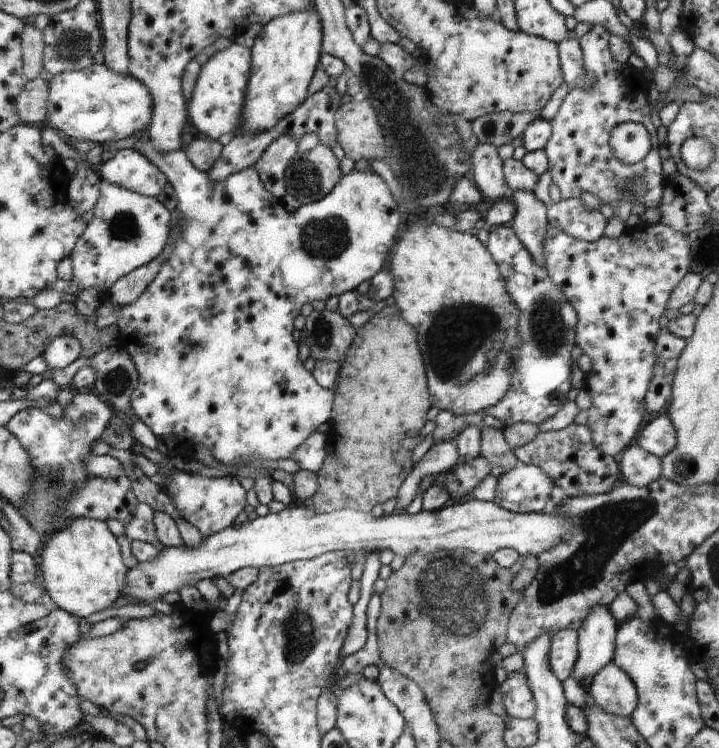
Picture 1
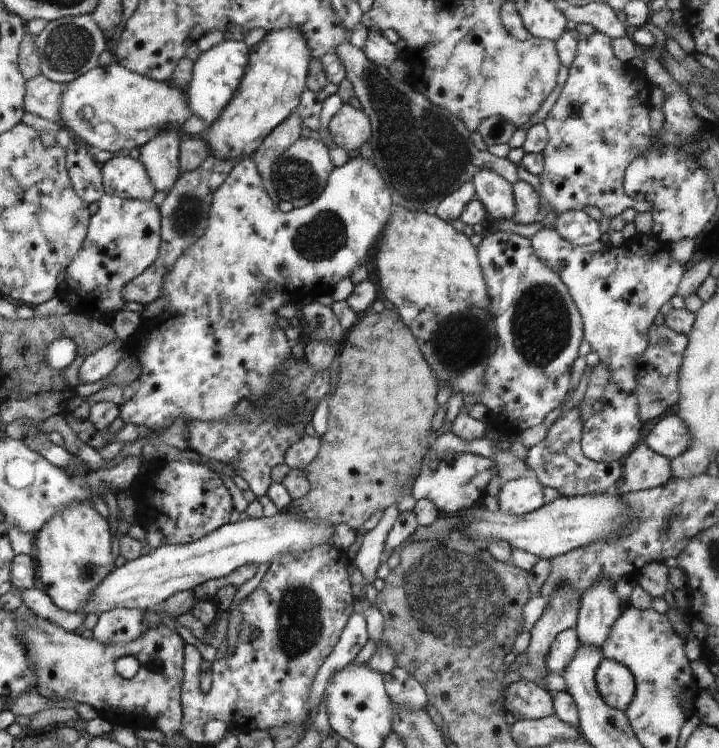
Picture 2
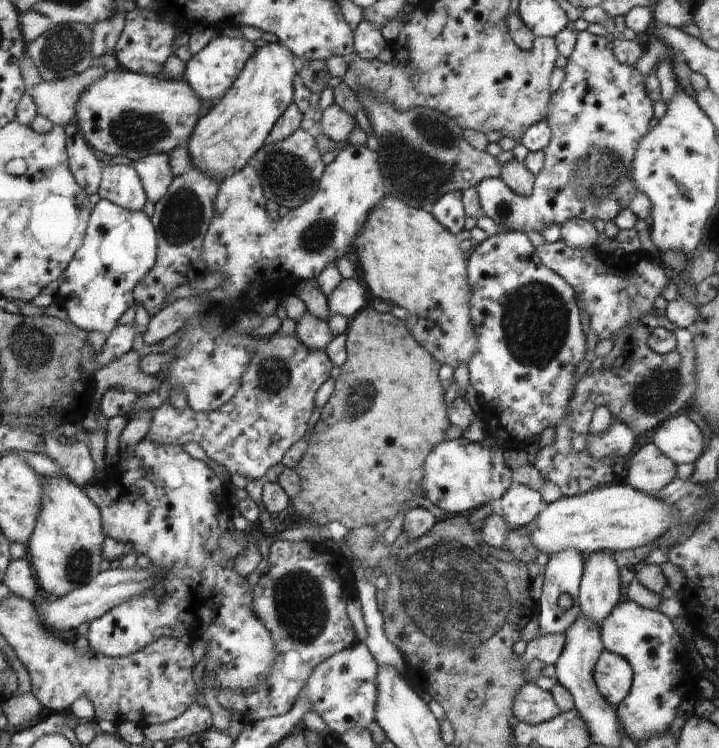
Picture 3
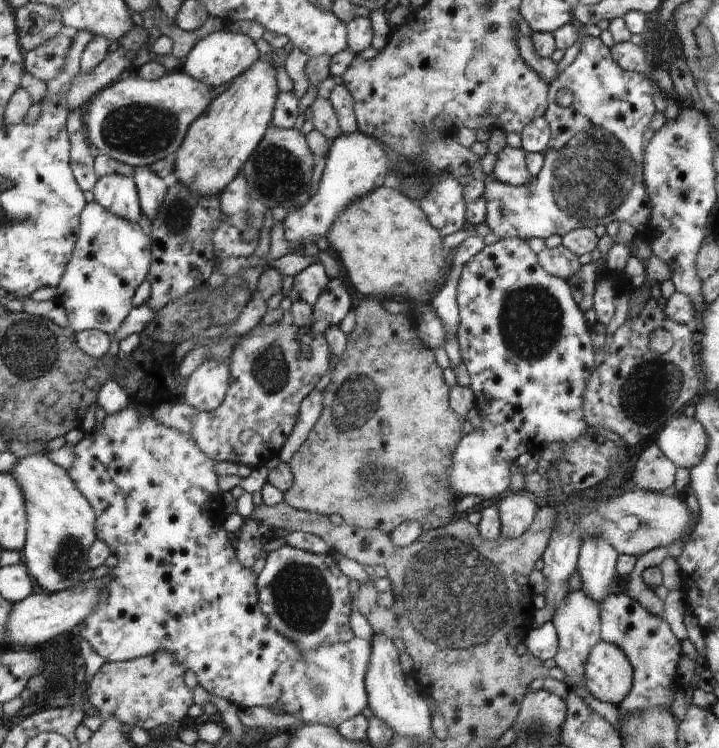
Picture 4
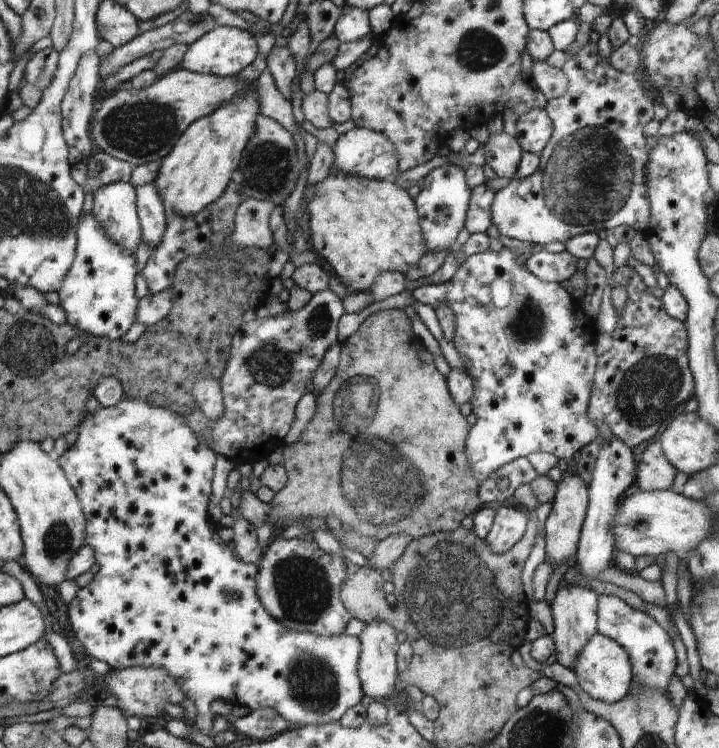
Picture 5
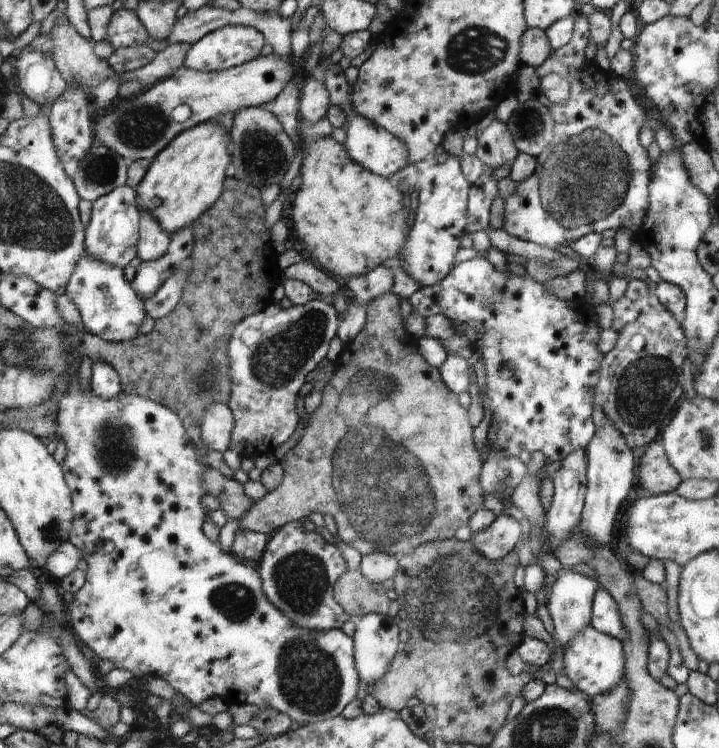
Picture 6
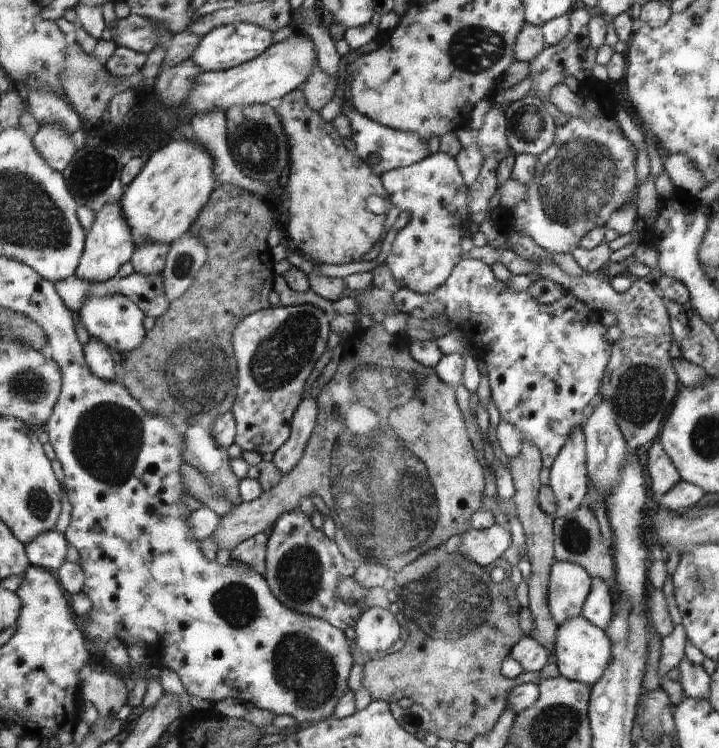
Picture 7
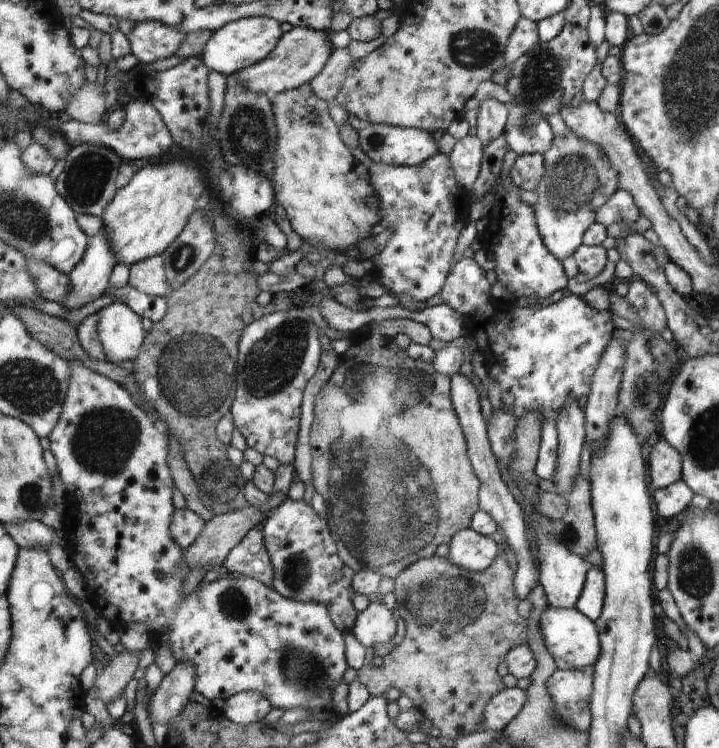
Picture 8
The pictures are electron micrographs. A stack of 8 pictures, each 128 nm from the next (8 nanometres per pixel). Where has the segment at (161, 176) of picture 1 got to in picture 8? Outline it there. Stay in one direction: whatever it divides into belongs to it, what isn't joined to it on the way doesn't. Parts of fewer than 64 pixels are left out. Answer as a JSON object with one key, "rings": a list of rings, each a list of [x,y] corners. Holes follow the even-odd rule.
{"rings":[[[104,230],[91,237],[87,254],[79,262],[74,272],[68,273],[69,291],[63,304],[67,311],[81,309],[84,305],[94,302],[105,293],[108,279],[116,265],[114,244]]]}

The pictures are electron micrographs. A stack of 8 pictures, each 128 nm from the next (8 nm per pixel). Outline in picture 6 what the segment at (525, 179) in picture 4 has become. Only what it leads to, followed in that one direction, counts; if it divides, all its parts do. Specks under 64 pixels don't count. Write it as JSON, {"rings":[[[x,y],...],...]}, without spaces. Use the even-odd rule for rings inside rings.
{"rings":[[[498,119],[493,120],[477,137],[475,155],[484,167],[495,170],[504,164],[512,165],[518,153],[507,124]]]}

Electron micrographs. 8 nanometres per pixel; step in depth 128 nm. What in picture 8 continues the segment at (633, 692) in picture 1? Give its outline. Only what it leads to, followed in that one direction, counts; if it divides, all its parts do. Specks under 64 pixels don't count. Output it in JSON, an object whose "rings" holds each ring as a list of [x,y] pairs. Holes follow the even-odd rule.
{"rings":[[[549,604],[540,617],[539,626],[544,644],[554,657],[558,669],[594,669],[601,656],[602,646],[598,627],[587,615],[576,610],[575,606],[565,609],[554,608]]]}

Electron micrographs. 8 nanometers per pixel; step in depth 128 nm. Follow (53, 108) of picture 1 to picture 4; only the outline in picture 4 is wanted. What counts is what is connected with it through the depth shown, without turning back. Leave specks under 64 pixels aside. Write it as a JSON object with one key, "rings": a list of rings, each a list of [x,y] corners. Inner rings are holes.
{"rings":[[[182,69],[170,70],[158,80],[140,78],[132,70],[106,86],[104,90],[100,90],[94,97],[86,104],[84,121],[87,139],[100,153],[135,168],[150,167],[153,162],[174,156],[183,146],[188,129],[207,112],[214,101],[212,87],[205,82],[198,82]]]}

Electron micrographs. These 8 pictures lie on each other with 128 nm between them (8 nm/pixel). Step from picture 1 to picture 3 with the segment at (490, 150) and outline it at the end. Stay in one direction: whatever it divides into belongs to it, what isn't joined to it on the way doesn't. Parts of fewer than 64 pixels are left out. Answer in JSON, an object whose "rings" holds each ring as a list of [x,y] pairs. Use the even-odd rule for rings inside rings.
{"rings":[[[588,31],[577,32],[574,51],[566,64],[564,82],[554,92],[550,109],[543,119],[551,127],[552,138],[550,145],[543,151],[545,162],[541,173],[535,177],[532,192],[528,196],[518,196],[500,178],[484,178],[475,187],[484,216],[496,224],[502,224],[509,231],[524,232],[526,235],[532,230],[540,233],[543,227],[553,224],[561,226],[572,218],[588,221],[597,218],[605,223],[615,223],[622,208],[628,208],[640,220],[651,217],[654,204],[646,195],[640,194],[640,190],[636,190],[632,182],[632,166],[639,143],[643,141],[652,120],[652,102],[646,94],[645,76],[635,66],[618,62],[612,52],[612,41]]]}

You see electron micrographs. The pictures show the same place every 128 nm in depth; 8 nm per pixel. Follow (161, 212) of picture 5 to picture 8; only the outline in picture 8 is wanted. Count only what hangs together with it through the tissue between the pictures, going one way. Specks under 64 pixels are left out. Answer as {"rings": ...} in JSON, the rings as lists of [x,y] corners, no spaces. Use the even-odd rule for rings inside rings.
{"rings":[[[162,255],[131,265],[128,280],[128,285],[150,296],[166,298],[172,290]]]}

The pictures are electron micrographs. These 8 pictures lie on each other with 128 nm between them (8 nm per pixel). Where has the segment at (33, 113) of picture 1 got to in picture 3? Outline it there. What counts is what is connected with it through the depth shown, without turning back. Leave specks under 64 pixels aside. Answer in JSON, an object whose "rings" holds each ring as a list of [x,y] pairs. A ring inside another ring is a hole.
{"rings":[[[95,64],[92,68],[66,79],[42,80],[36,88],[30,90],[30,94],[40,114],[50,118],[54,125],[66,126],[73,123],[76,104],[86,86],[92,86],[104,74],[107,74],[106,70]]]}

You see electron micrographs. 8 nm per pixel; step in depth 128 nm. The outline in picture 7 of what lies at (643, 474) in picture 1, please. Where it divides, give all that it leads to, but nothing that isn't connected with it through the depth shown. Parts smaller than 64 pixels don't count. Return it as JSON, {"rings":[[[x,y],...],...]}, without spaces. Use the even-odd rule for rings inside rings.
{"rings":[[[659,440],[653,442],[649,449],[647,469],[652,481],[652,492],[655,500],[668,493],[682,480],[679,469],[671,461]]]}

